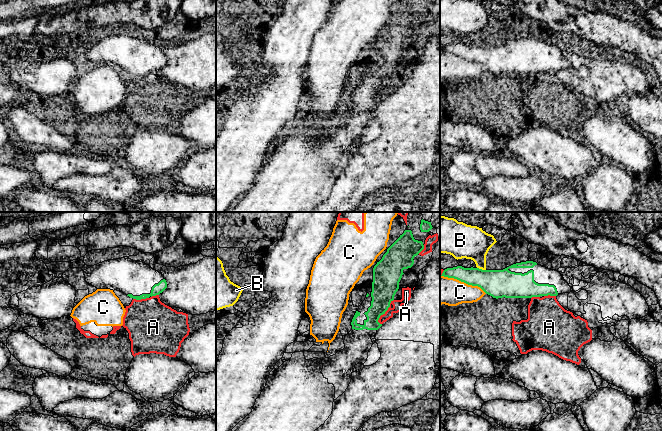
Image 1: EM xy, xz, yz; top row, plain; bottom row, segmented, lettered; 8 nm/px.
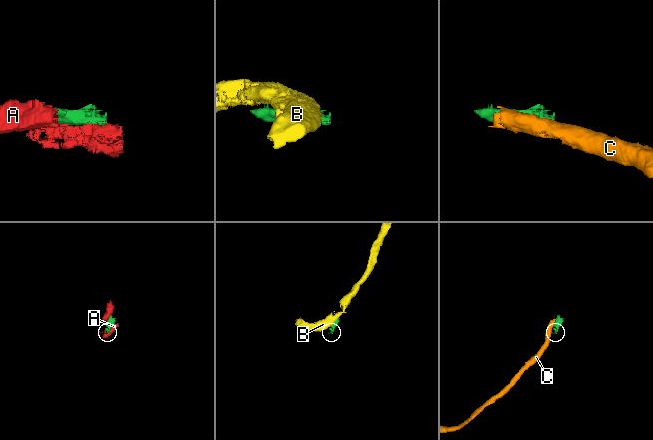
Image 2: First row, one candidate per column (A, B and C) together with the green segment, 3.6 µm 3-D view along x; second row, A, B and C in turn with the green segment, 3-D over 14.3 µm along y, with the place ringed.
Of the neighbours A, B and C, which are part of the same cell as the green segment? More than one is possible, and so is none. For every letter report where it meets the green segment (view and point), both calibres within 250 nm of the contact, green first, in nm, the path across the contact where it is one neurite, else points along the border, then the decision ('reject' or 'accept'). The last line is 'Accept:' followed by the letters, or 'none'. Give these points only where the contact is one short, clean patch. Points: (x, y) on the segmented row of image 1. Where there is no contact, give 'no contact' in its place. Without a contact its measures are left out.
A: xz (384, 312) | 220/80 nm | reject
B: yz (481, 269) | 220/280 nm | along yz (477, 267), (485, 270) | reject
C: yz (463, 281) | 200/220 nm | along yz (440, 275), (477, 285), (486, 293) | reject
Accept: none

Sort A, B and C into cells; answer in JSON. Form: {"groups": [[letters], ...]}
{"groups": [["A", "C"], ["B"]]}

